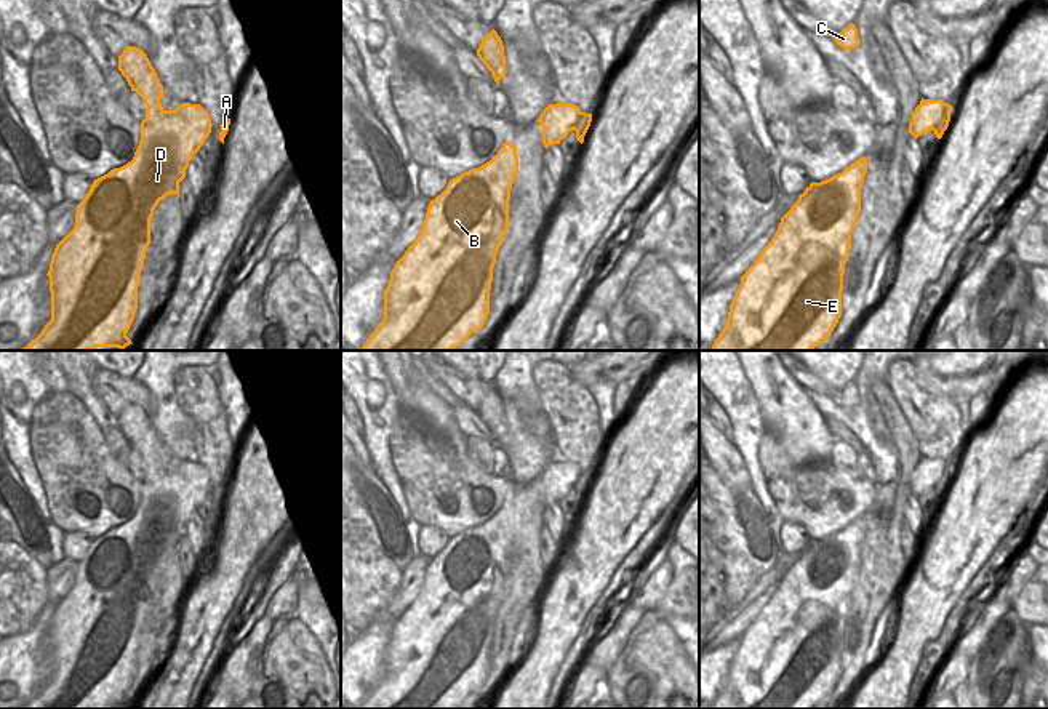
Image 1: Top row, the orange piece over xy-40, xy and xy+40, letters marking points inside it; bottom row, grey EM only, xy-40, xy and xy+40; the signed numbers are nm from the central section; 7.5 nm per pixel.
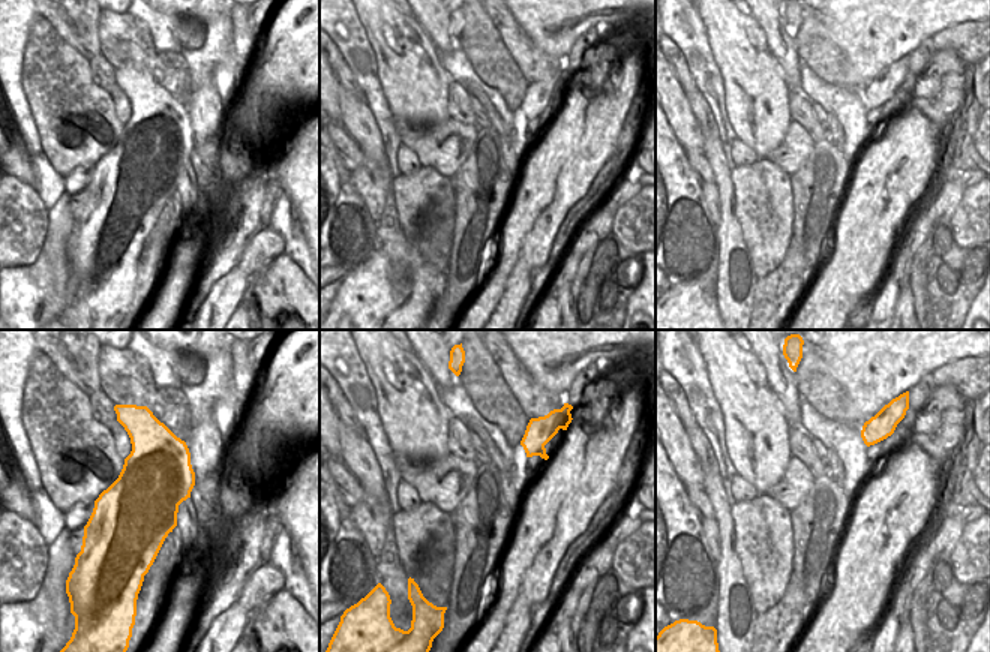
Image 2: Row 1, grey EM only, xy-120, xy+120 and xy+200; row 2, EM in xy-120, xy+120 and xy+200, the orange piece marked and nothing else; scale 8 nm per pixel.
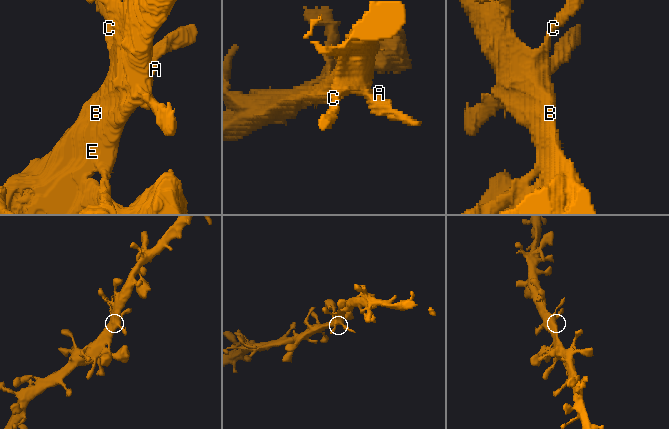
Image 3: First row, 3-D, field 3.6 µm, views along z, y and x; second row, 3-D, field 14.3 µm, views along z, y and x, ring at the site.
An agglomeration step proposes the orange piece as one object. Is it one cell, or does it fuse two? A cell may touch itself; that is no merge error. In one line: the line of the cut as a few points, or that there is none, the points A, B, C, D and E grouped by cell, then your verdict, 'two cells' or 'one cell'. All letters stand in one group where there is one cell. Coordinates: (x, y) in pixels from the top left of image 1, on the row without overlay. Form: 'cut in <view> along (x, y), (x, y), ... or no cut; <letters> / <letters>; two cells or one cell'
no cut; A B C D E; one cell

